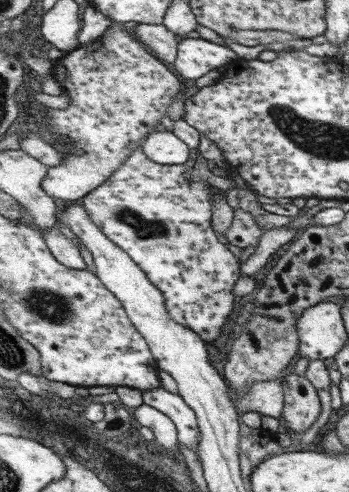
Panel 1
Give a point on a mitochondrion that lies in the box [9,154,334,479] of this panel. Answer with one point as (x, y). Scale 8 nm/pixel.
(47, 304)

